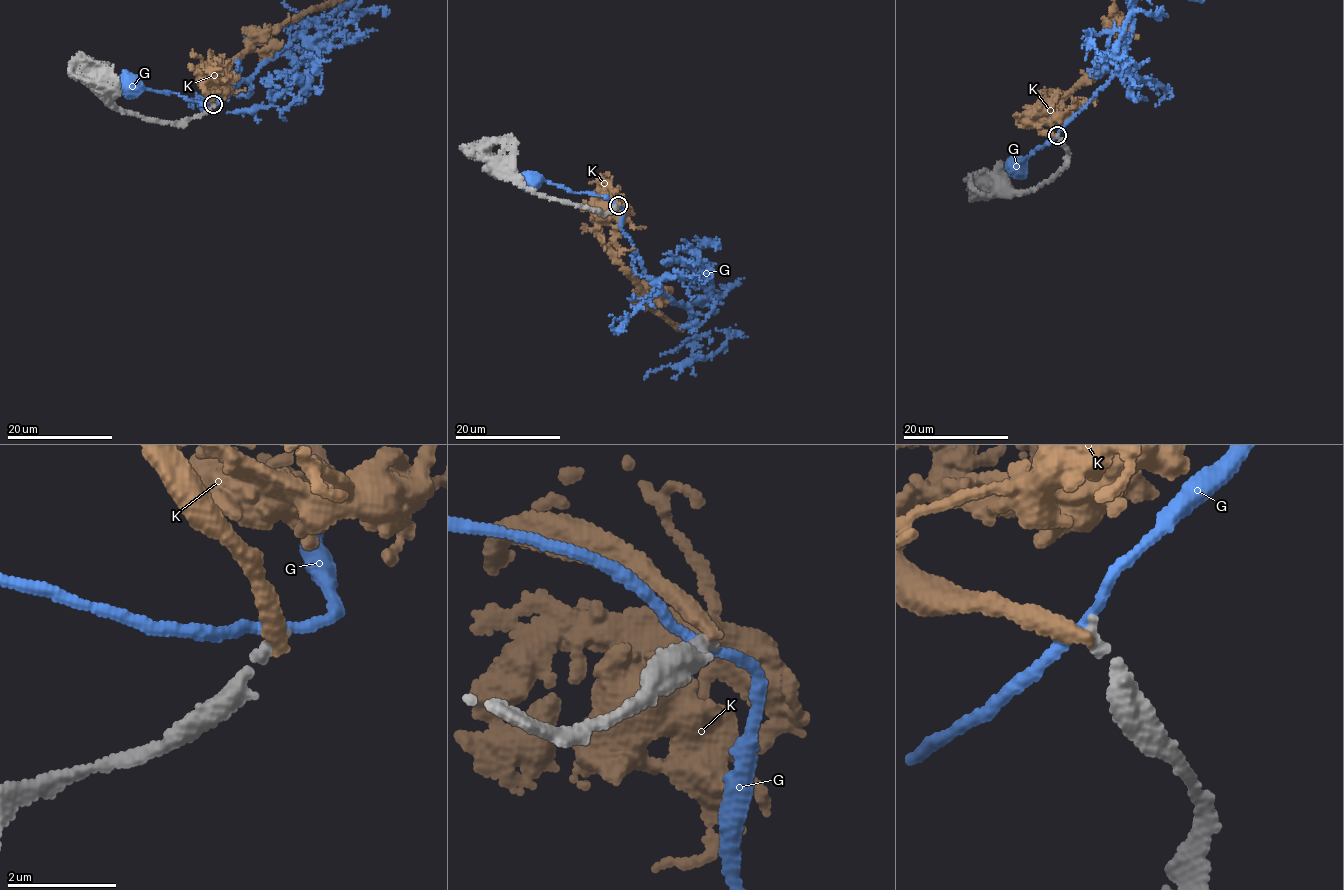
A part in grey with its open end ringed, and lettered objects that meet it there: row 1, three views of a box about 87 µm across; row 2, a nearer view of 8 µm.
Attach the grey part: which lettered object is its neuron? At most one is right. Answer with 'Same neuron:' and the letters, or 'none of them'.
Same neuron: none of them

